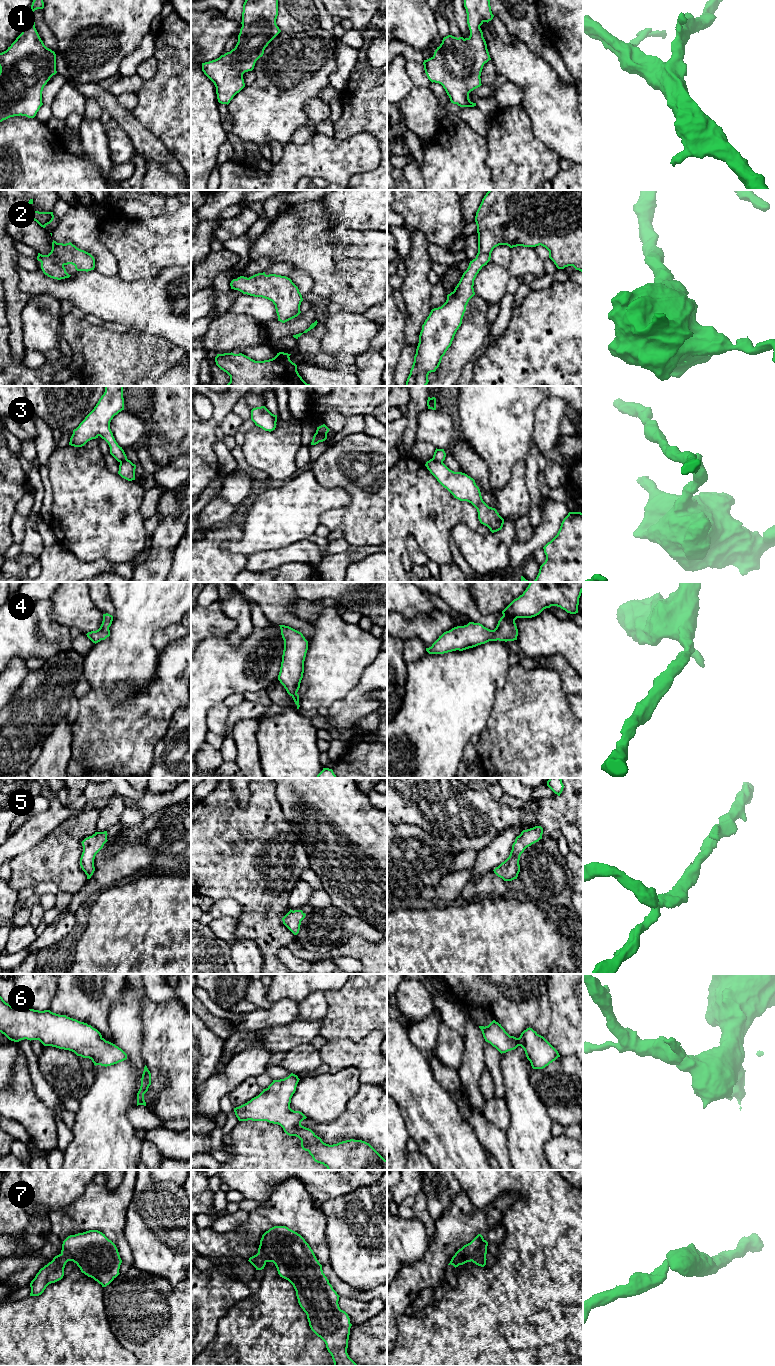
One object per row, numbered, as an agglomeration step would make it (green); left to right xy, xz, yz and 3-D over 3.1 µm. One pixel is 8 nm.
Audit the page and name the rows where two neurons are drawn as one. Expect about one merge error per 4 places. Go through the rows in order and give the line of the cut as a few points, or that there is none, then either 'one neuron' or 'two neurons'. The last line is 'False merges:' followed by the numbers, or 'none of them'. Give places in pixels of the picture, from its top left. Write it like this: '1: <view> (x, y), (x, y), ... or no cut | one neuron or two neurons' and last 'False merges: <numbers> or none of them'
1: no cut | one neuron
2: no cut | one neuron
3: yz (432, 458), (442, 462) | two neurons
4: no cut | one neuron
5: no cut | one neuron
6: no cut | one neuron
7: no cut | one neuron
False merges: 3

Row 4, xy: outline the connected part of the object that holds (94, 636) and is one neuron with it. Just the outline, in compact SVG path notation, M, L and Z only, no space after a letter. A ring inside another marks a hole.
M106 613L103 614L103 621L100 628L96 631L88 632L86 635L87 637L93 642L98 643L101 640L105 640L107 637L110 636L109 627L111 626L113 621L113 616Z

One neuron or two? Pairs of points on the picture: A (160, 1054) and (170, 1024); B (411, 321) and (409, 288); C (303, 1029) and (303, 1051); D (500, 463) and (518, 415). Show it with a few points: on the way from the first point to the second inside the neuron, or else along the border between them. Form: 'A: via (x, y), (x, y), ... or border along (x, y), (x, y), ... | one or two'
A: via (167, 1047), (170, 1044), (170, 1031) | one
B: via (413, 313), (413, 296) | one
C: border along (310, 1042), (299, 1044), (286, 1053) | two
D: via (501, 451), (501, 432), (506, 427) | one

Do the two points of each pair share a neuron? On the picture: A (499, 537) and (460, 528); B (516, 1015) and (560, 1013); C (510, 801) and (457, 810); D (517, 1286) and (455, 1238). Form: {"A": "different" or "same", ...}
{"A": "same", "B": "different", "C": "different", "D": "different"}

